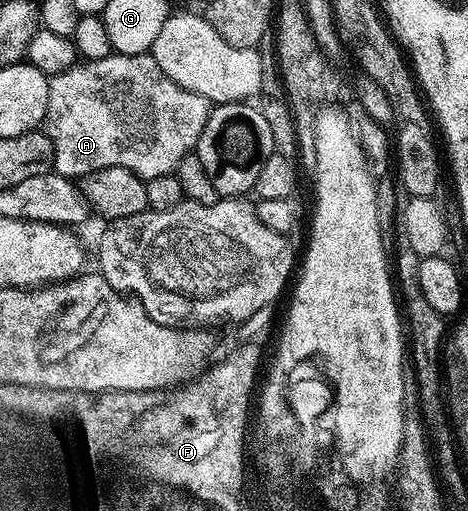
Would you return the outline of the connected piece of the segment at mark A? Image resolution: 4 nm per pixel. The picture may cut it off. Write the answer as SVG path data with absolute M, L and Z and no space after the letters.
M90 64L90 70L77 70L75 65L71 66L63 74L58 74L50 78L48 84L48 108L52 112L52 122L54 118L54 130L49 131L50 138L54 142L54 160L52 163L53 169L59 174L67 176L75 176L74 174L85 175L92 170L100 168L112 168L110 162L118 162L118 118L114 118L114 110L106 110L106 102L102 102L102 98L98 98L98 86L102 86L102 82L98 82L98 74L94 74L94 66Z

